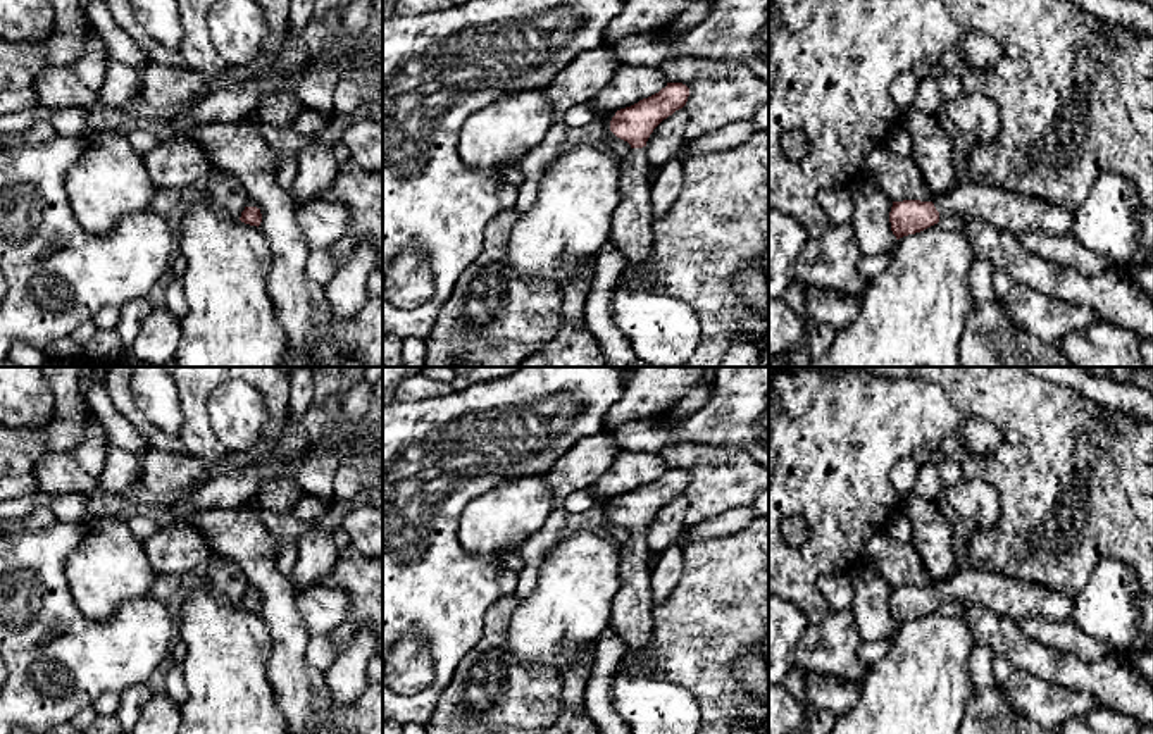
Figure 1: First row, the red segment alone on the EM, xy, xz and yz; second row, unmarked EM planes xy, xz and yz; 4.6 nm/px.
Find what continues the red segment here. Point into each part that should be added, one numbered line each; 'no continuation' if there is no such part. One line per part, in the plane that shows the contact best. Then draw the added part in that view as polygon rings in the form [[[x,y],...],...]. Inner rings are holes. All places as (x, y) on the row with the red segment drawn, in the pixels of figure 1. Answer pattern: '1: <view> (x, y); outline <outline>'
1: yz (1014, 212); outline [[[970,177],[950,193],[934,198],[932,203],[939,217],[979,217],[1012,234],[1041,231],[1051,236],[1070,238],[1074,222],[1072,210]]]

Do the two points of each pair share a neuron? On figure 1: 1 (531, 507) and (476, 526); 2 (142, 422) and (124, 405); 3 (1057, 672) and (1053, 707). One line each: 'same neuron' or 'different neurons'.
1: same neuron
2: same neuron
3: different neurons

